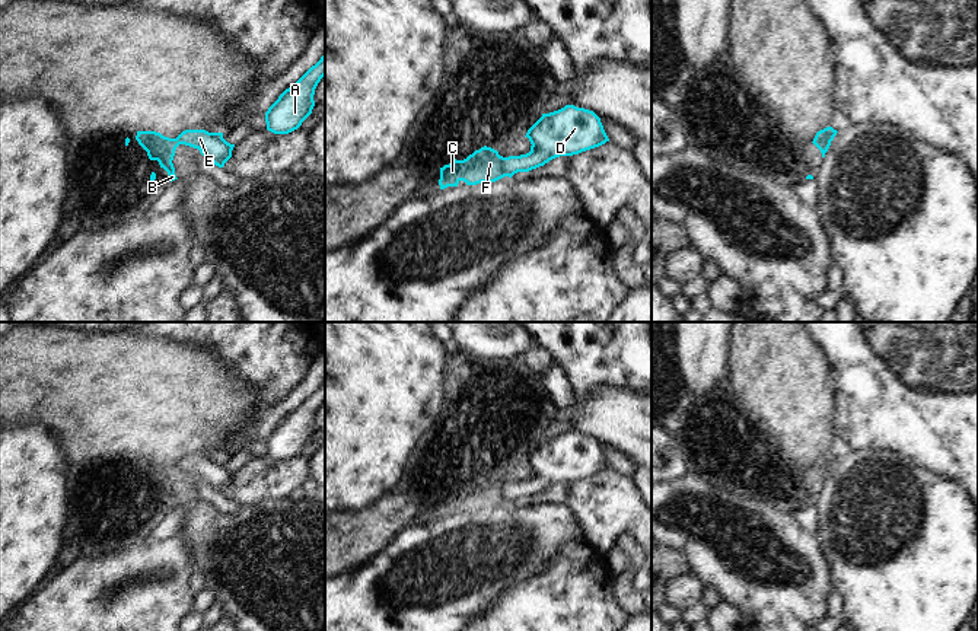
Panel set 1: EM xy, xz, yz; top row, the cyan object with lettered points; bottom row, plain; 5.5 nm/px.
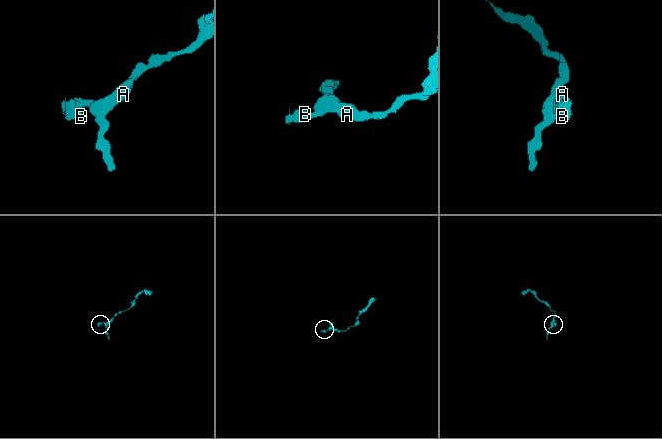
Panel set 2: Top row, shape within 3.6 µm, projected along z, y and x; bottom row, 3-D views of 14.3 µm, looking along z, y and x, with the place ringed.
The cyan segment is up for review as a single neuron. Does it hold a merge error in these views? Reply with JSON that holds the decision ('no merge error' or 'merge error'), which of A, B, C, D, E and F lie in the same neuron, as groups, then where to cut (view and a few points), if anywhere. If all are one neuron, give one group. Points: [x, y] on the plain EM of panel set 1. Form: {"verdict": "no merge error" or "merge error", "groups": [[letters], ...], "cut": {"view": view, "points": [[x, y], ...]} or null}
{"verdict": "merge error", "groups": [["A", "D", "E"], ["B", "C", "F"]], "cut": {"view": "yz", "points": [[831, 464], [830, 468], [814, 468]]}}

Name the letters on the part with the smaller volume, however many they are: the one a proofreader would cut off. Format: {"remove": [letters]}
{"remove": ["B", "C", "F"]}

